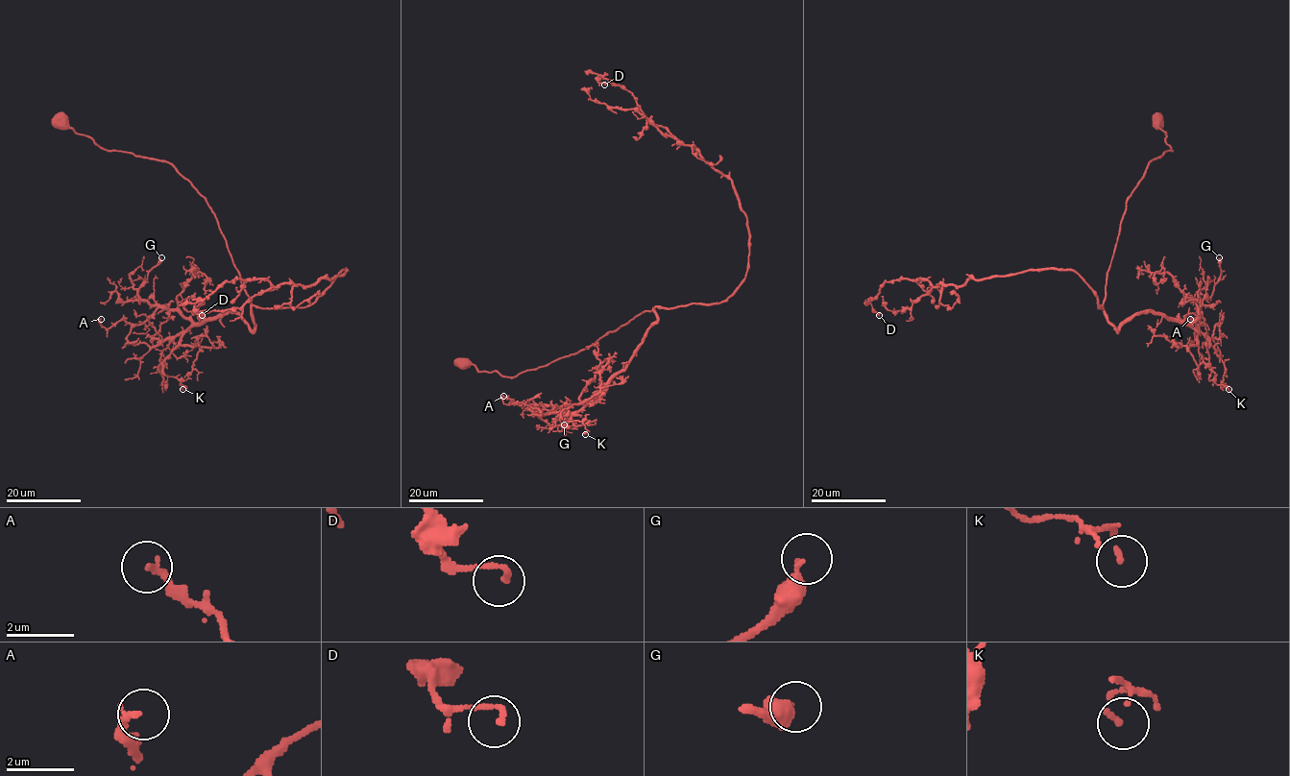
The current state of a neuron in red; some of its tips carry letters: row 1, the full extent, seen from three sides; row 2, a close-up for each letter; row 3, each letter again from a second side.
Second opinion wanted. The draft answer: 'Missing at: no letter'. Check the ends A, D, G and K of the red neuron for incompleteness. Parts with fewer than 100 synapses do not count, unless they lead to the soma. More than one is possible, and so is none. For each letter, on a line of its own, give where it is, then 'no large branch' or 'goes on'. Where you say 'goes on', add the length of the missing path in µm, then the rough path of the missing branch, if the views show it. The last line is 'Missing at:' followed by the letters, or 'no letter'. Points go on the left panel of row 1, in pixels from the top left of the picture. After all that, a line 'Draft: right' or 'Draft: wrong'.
A: place (101, 319); no large branch
D: place (202, 315); no large branch
G: place (161, 257); no large branch
K: place (182, 389); no large branch
Missing at: no letter
Draft: right

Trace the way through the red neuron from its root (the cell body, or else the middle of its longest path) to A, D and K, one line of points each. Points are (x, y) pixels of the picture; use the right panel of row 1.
A: (1157, 120), (1171, 151), (1126, 203), (1103, 313), (1117, 329), (1200, 307), (1190, 319)
D: (1157, 120), (1171, 151), (1126, 203), (1102, 307), (1075, 272), (1029, 269), (885, 281), (879, 315)
K: (1157, 120), (1171, 151), (1126, 203), (1103, 313), (1115, 329), (1148, 311), (1187, 323), (1229, 389)

